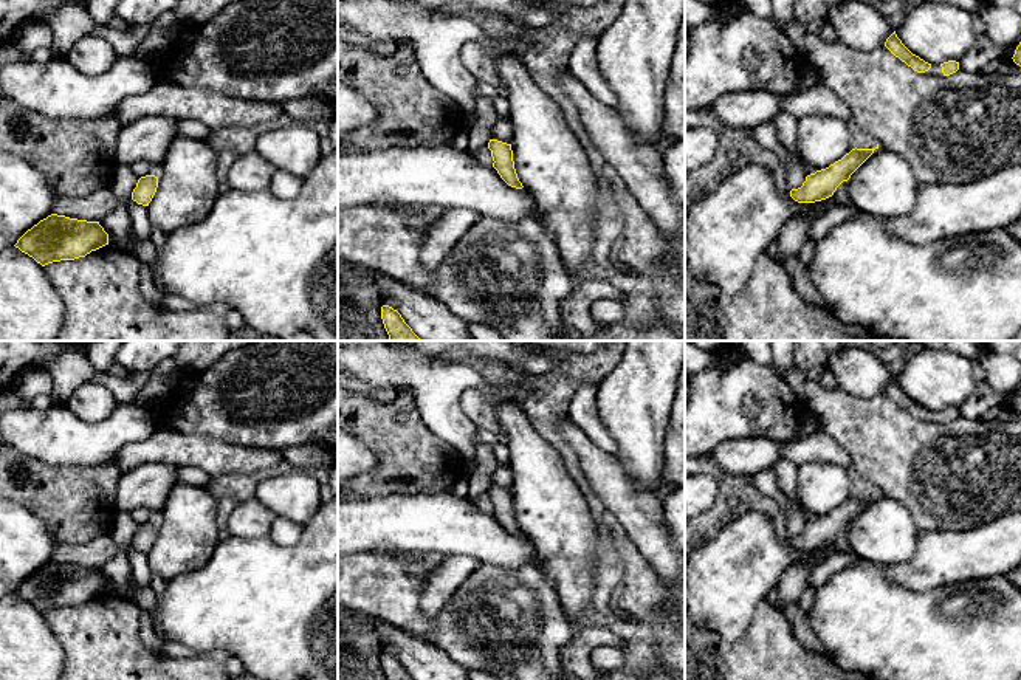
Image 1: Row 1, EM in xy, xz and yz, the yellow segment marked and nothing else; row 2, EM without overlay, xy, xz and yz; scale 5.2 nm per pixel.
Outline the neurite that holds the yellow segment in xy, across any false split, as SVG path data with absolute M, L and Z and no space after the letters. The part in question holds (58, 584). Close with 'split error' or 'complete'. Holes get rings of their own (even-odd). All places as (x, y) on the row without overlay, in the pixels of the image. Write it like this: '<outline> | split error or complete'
M51 561L28 576L14 592L42 613L85 604L108 592L108 581L99 568Z | complete

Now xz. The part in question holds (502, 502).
M490 486L488 496L491 497L493 503L493 514L497 517L500 525L511 534L522 536L522 530L517 525L514 508L513 508L513 497L511 491Z | complete

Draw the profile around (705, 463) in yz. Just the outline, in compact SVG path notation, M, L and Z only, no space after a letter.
M710 454L700 457L685 457L685 476L691 474L708 474L716 480L728 477L724 471L719 469L719 466Z

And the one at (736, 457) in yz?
M768 437L725 440L710 455L728 477L755 476L782 458L782 443Z

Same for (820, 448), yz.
M821 429L813 435L784 441L781 452L782 458L798 468L807 463L830 463L847 469L852 466L849 452Z

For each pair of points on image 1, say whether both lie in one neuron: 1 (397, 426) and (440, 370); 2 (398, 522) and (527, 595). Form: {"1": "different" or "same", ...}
{"1": "different", "2": "different"}

